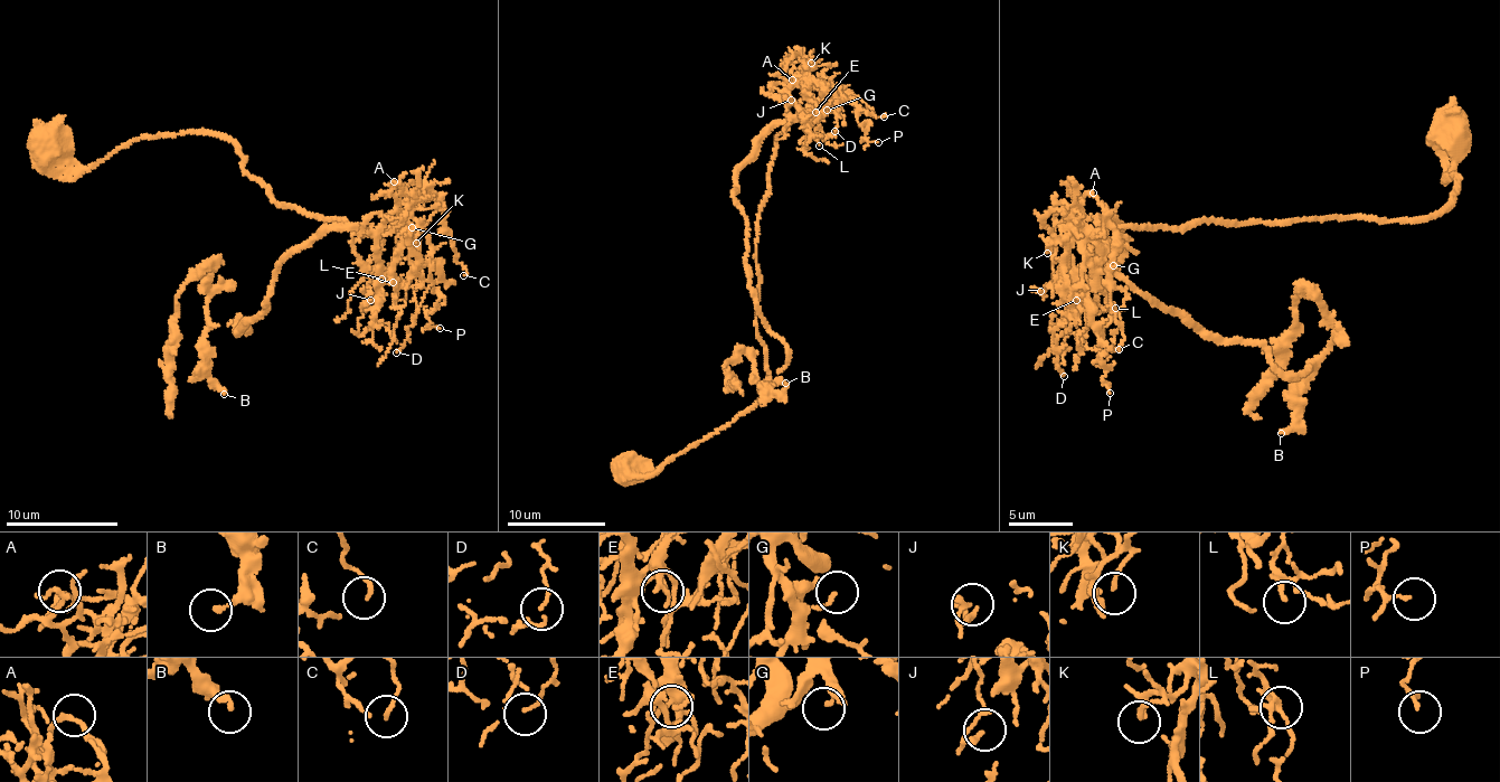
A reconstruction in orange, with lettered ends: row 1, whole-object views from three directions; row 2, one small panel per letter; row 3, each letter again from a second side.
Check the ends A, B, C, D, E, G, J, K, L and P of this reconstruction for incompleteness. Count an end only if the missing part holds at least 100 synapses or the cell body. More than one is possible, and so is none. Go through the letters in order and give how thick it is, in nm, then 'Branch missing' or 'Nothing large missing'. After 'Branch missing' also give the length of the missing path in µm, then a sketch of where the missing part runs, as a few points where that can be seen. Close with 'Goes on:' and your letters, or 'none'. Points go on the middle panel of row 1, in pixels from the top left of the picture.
A: Thickness 160 nm. Nothing large missing
B: Thickness 200 nm. Nothing large missing
C: Thickness 90 nm. Nothing large missing
D: Thickness 80 nm. Nothing large missing
E: Thickness 90 nm. Nothing large missing
G: Thickness 110 nm. Nothing large missing
J: Thickness 120 nm. Nothing large missing
K: Thickness 130 nm. Nothing large missing
L: Thickness 110 nm. Nothing large missing
P: Thickness 80 nm. Nothing large missing
Goes on: none

